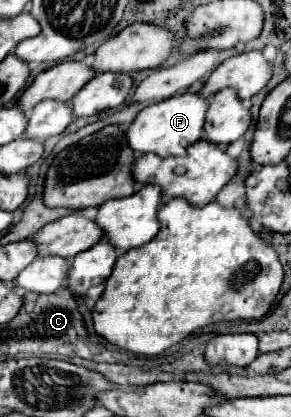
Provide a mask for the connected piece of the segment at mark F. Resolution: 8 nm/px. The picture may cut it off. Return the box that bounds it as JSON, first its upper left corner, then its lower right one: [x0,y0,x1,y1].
[126,93,210,155]

